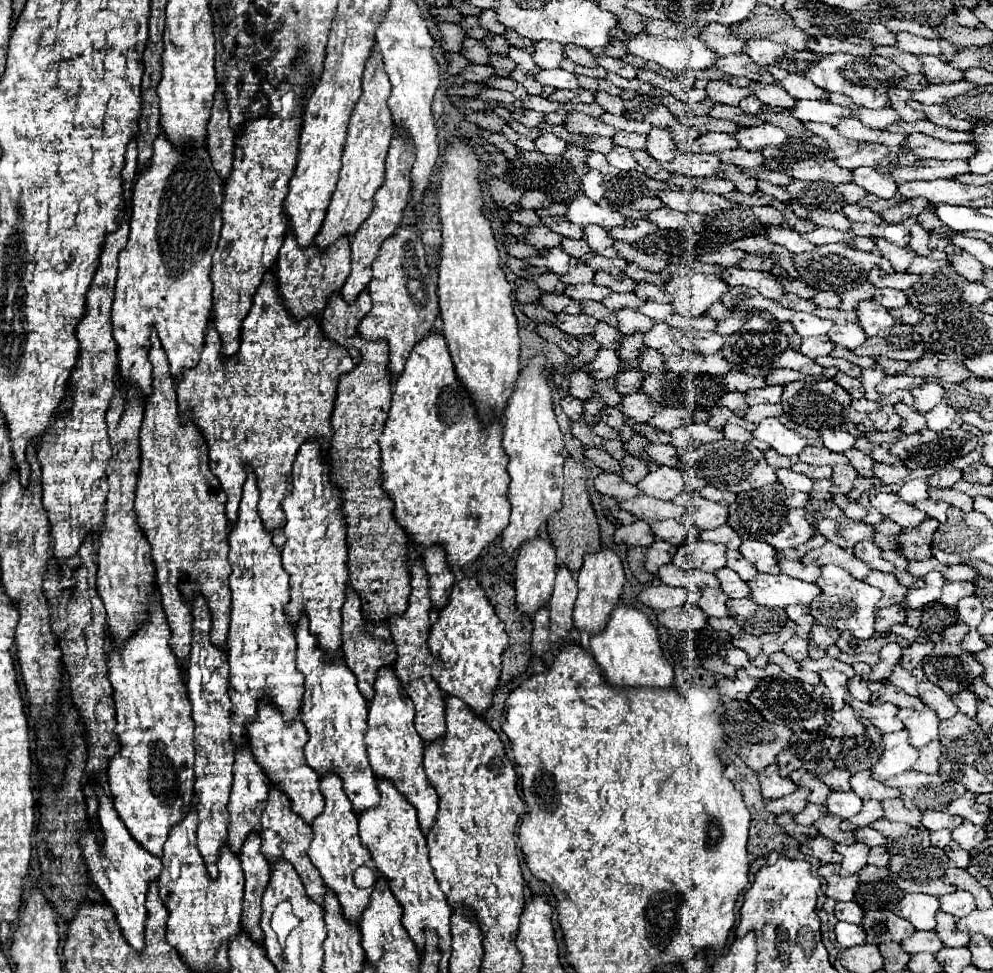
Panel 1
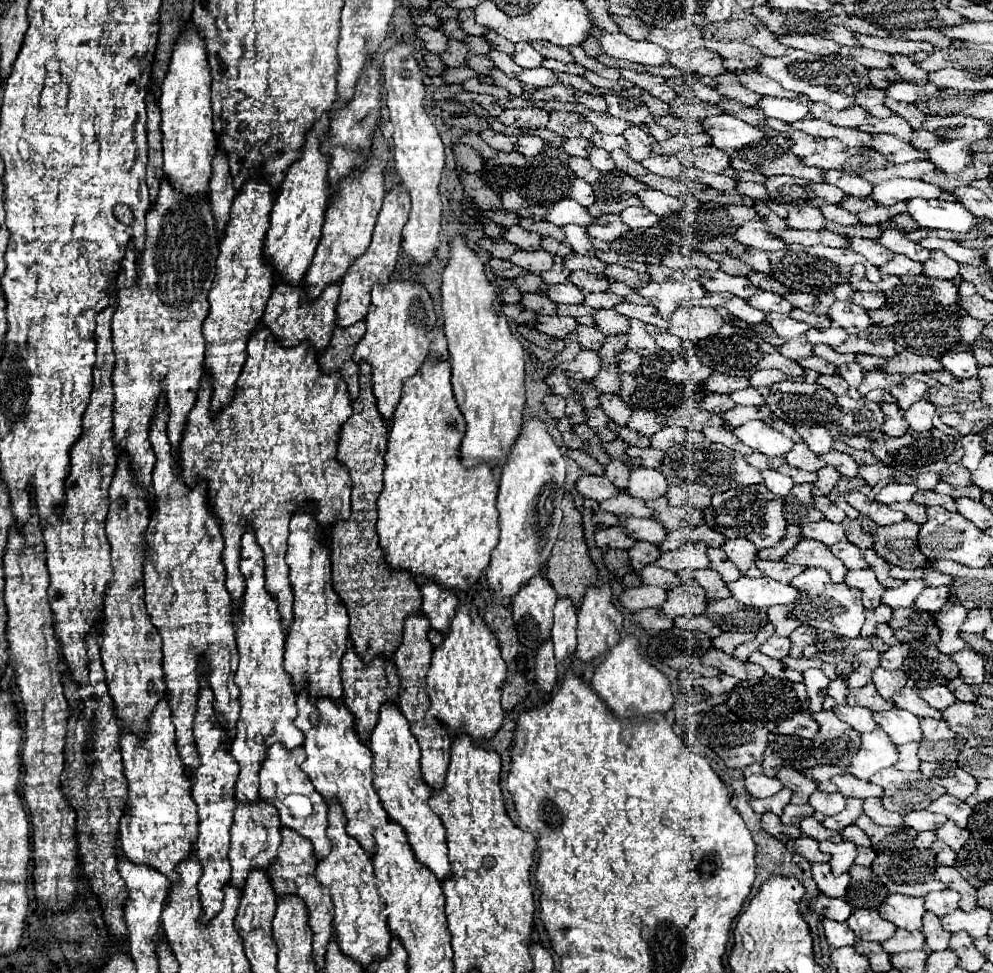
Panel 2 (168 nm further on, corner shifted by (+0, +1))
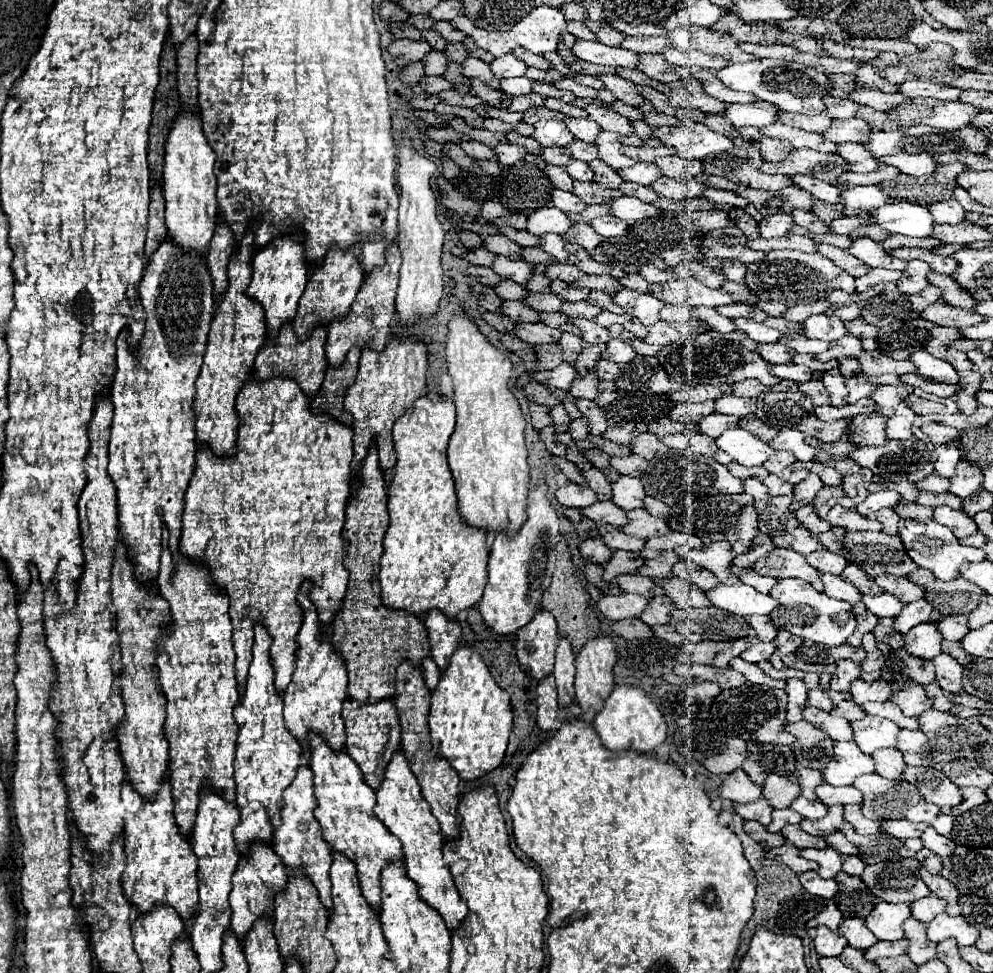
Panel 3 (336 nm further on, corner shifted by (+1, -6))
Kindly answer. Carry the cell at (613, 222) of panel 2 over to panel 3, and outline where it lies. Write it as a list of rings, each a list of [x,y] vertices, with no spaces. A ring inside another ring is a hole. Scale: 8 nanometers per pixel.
[[[587,222],[573,224],[573,228],[569,228],[569,232],[563,234],[563,238],[565,238],[567,242],[573,242],[573,244],[583,246],[585,250],[593,250],[593,248],[597,248],[597,244],[601,244],[601,242],[605,240],[605,238],[603,238],[601,234],[597,234],[597,232],[593,230],[593,226],[587,224]]]

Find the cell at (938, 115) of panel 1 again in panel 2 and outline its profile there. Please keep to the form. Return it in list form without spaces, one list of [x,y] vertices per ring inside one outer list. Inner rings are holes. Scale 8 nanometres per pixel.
[[[894,101],[894,103],[896,103],[896,105],[886,105],[886,107],[890,107],[890,111],[892,111],[892,113],[902,115],[908,123],[912,123],[912,129],[918,129],[918,127],[920,127],[920,123],[924,123],[926,115],[922,115],[914,105],[898,103],[898,101]]]

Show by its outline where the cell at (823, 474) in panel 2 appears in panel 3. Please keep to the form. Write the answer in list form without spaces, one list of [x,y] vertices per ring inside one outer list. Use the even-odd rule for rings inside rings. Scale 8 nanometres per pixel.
[[[809,474],[801,484],[795,486],[795,492],[793,492],[793,498],[795,498],[795,502],[793,502],[793,510],[811,504],[811,502],[815,500],[817,492],[819,492],[823,486],[825,486],[825,484],[823,484],[815,474]]]

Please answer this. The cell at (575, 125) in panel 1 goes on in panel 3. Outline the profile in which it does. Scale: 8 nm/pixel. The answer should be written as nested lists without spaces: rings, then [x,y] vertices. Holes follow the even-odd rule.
[[[539,120],[535,124],[533,138],[541,146],[567,146],[569,142],[575,140],[569,128],[565,128],[561,120]]]

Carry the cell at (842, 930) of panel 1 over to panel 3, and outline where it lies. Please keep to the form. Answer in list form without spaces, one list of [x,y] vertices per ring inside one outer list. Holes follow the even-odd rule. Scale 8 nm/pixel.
[[[817,926],[817,936],[813,940],[815,950],[819,956],[841,956],[843,948],[847,946],[847,940],[839,936],[837,932],[829,930],[827,926]]]

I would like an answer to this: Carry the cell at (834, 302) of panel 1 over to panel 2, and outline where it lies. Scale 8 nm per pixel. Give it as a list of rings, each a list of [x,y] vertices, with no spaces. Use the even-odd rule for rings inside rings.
[[[786,293],[786,295],[782,295],[786,301],[790,301],[790,305],[794,307],[794,309],[802,309],[802,311],[812,311],[812,307],[814,307],[814,301],[816,301],[816,297],[814,295],[810,295],[810,293]]]

